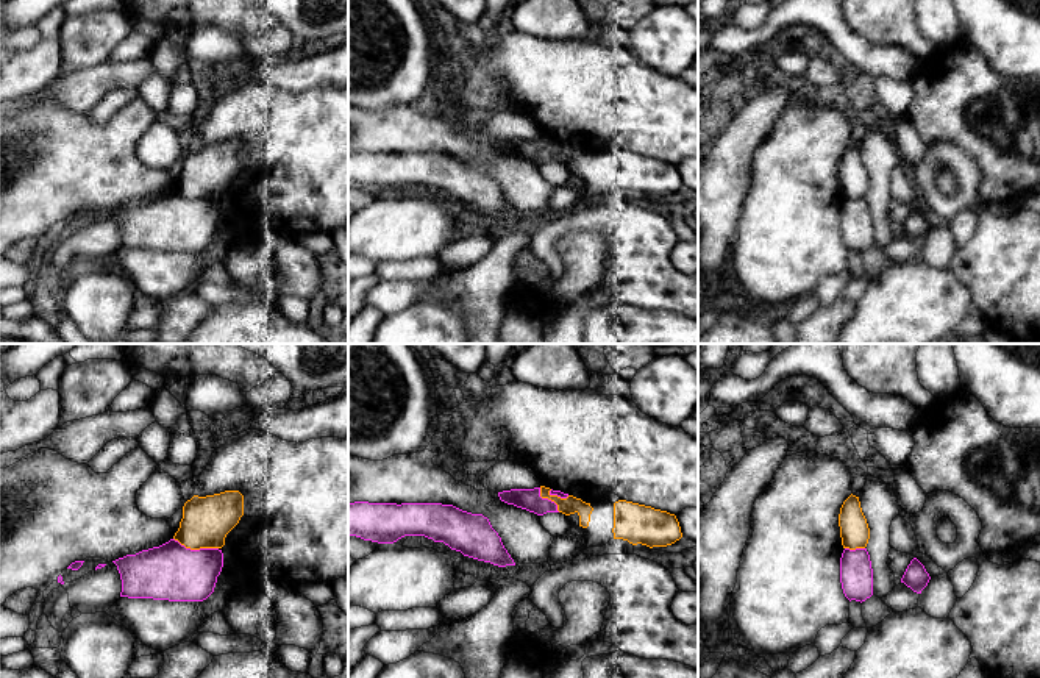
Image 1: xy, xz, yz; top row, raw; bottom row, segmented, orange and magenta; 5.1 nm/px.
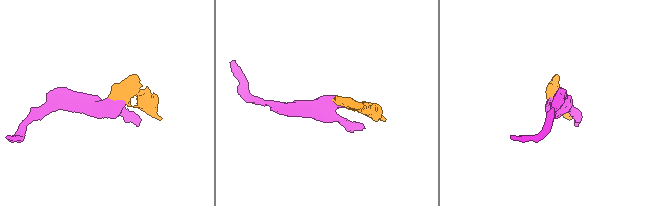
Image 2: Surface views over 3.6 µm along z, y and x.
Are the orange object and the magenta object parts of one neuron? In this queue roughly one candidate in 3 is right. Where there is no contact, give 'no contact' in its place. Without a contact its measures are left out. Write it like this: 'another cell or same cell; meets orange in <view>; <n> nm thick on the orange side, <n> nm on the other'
another cell; meets orange in xy; 260 nm thick on the orange side, 300 nm on the other

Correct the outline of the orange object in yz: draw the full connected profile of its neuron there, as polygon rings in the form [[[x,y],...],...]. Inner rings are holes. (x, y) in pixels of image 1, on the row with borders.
[[[849,495],[839,514],[839,526],[843,548],[865,548],[870,539],[870,528],[862,512],[859,497]]]

